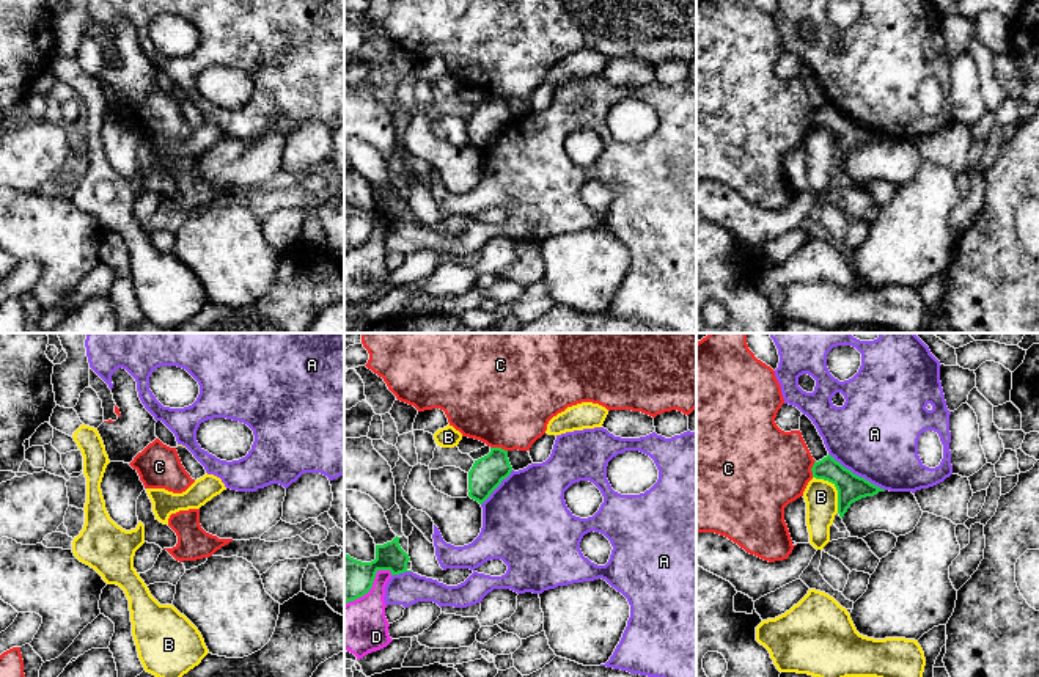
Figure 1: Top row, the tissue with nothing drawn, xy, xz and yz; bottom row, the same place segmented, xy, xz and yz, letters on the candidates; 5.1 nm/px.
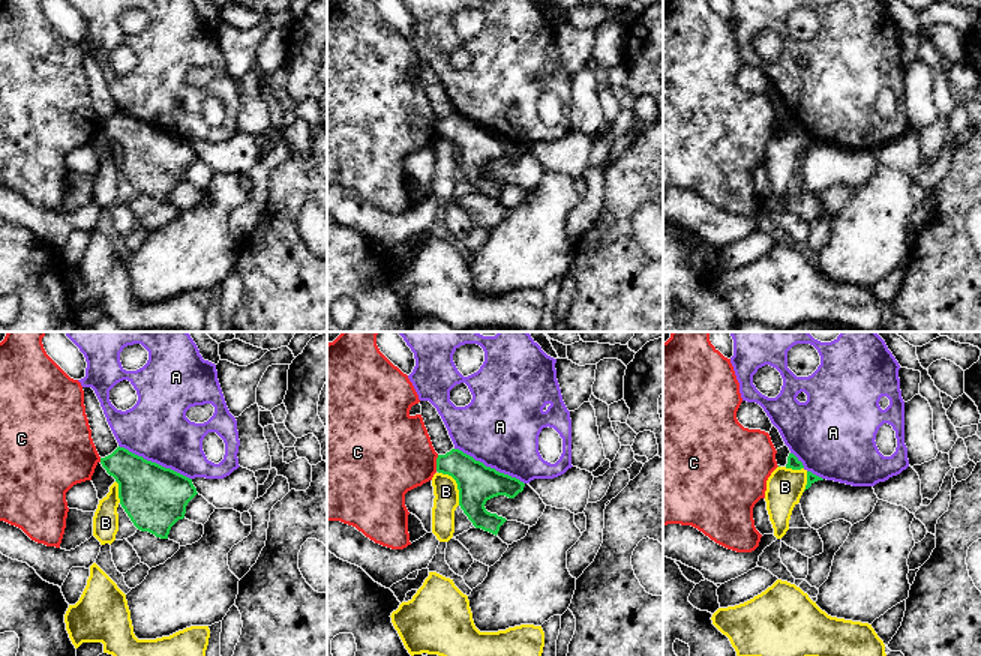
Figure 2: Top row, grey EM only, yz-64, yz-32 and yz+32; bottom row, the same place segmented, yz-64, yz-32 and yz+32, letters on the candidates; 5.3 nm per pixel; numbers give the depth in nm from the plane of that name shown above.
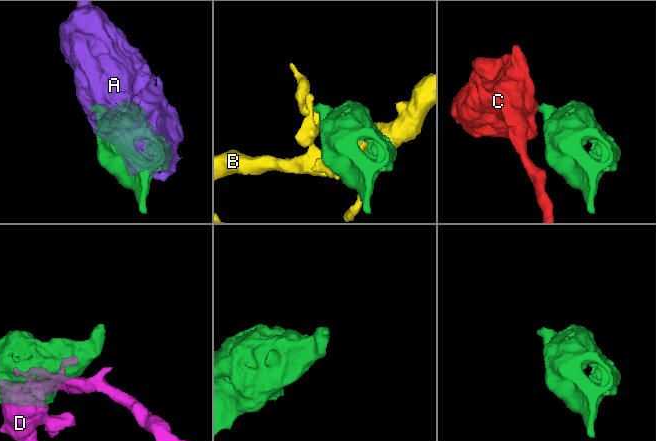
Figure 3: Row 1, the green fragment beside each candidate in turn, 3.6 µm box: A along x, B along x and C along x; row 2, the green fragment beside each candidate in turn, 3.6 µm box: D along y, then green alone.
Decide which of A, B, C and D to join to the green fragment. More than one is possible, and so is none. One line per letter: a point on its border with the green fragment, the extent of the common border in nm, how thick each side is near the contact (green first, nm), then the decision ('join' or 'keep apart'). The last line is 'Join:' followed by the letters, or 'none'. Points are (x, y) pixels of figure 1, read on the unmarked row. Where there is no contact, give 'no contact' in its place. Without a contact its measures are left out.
A: meets green in yz at (855, 123); contact 340 nm long; 140 nm thick on the green side, 440 nm on the other; keep apart
B: meets green in yz at (837, 137); contact 240 nm long; 140 nm thick on the green side, 170 nm on the other; keep apart
C: meets green in xz at (499, 96); contact 90 nm long; 170 nm thick on the green side, 480 nm on the other; keep apart
D: meets green in xz at (371, 234); contact 300 nm long; 220 nm thick on the green side, 280 nm on the other; keep apart
Join: none

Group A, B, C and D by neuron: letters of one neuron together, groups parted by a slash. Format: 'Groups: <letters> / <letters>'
Groups: A / B / C / D

